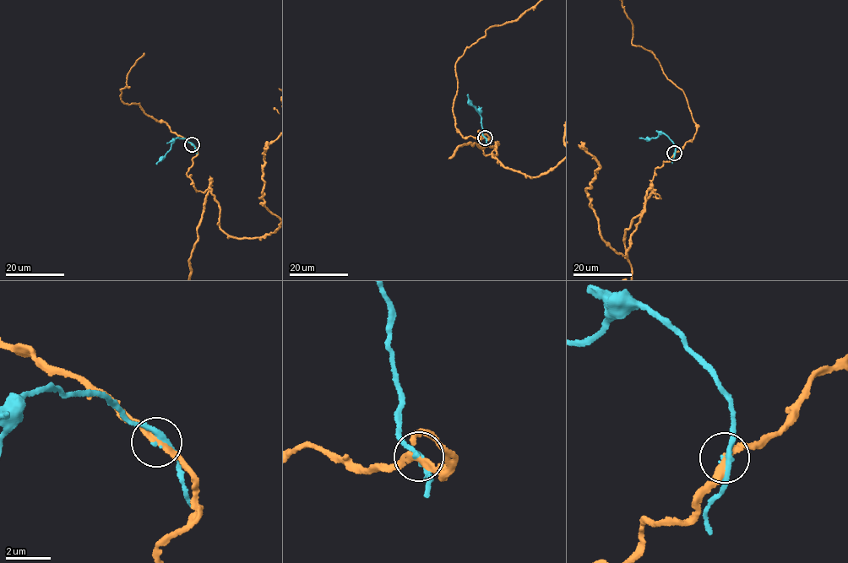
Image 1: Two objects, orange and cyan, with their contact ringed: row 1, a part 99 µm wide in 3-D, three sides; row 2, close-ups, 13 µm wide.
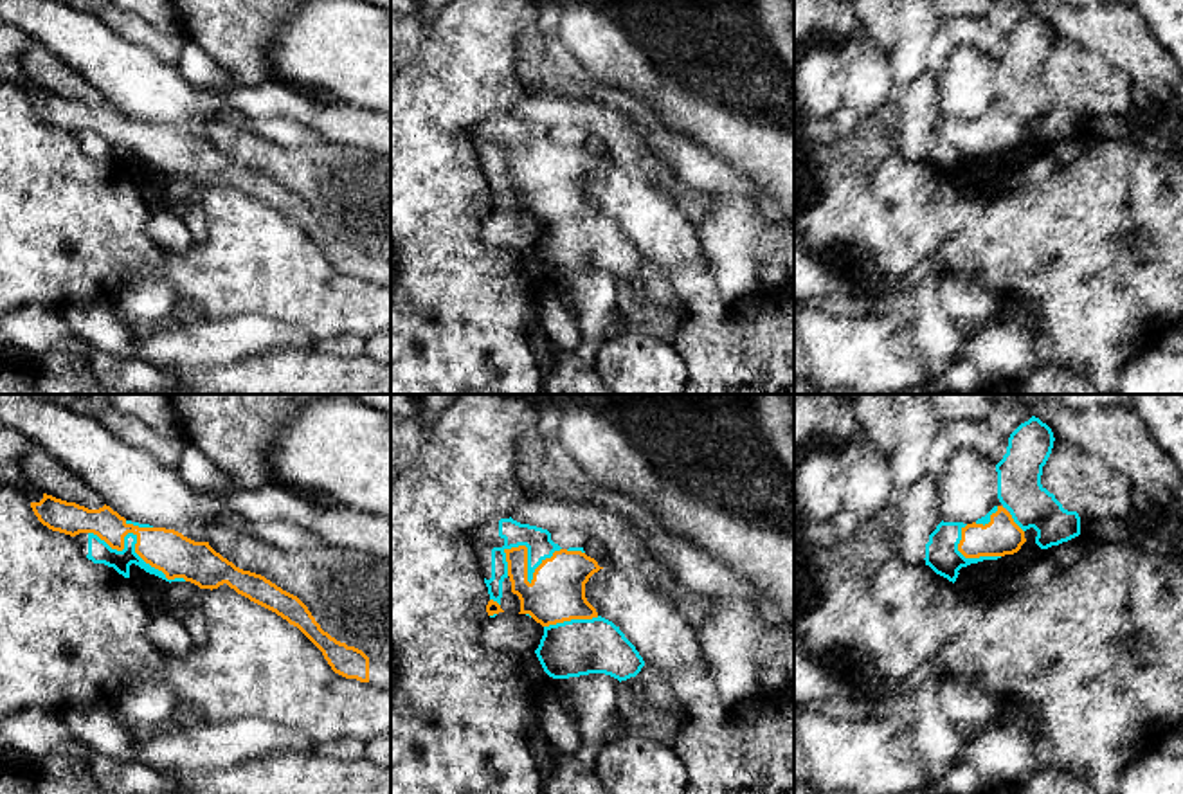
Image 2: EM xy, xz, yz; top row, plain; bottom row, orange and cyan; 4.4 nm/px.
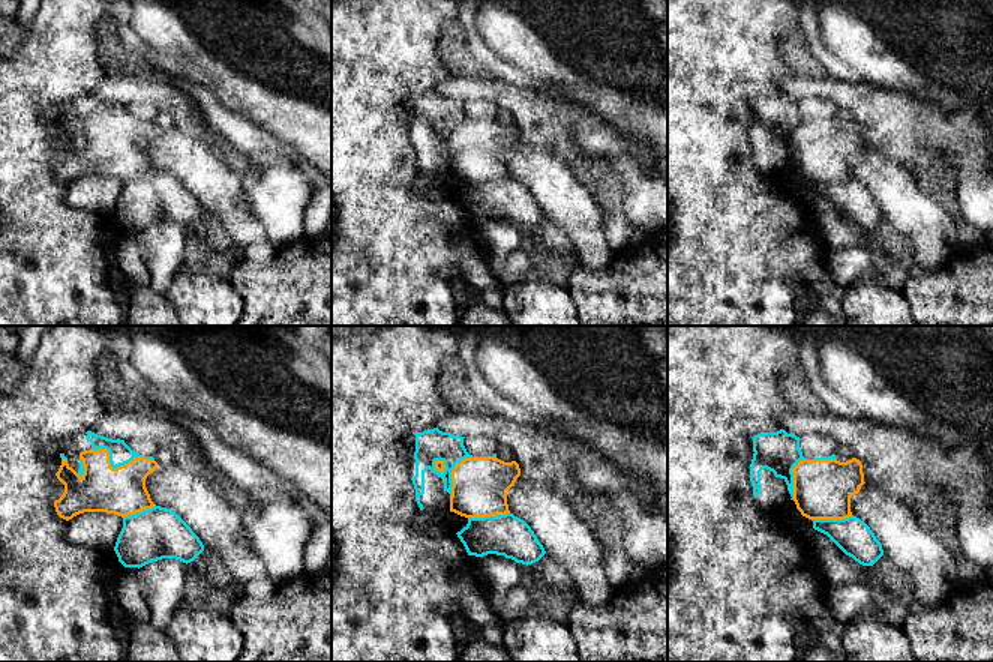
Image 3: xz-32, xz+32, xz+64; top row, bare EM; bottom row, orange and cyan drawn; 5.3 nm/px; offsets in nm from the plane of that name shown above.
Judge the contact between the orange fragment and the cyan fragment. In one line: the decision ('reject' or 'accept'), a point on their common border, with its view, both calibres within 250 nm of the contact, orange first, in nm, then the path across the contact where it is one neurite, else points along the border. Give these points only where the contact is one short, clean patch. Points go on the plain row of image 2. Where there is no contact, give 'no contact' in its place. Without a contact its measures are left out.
reject | xy (137, 139) | 190/100 nm

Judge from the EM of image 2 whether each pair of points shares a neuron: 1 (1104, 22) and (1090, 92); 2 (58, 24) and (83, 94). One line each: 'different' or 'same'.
1: different
2: different

